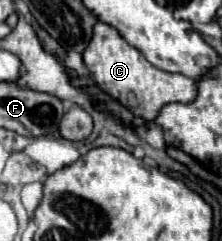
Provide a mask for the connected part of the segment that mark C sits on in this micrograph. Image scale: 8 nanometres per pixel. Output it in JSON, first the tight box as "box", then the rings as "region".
{"box":[82,23,196,121],"region":[[[96,23],[92,29],[92,39],[88,41],[84,53],[82,53],[86,69],[92,73],[96,85],[114,97],[116,101],[124,103],[134,115],[144,117],[146,121],[152,121],[158,111],[174,101],[190,103],[196,97],[196,83],[190,77],[184,77],[180,73],[168,73],[162,69],[156,69],[146,57],[130,47],[116,29],[112,29],[106,23]]]}

